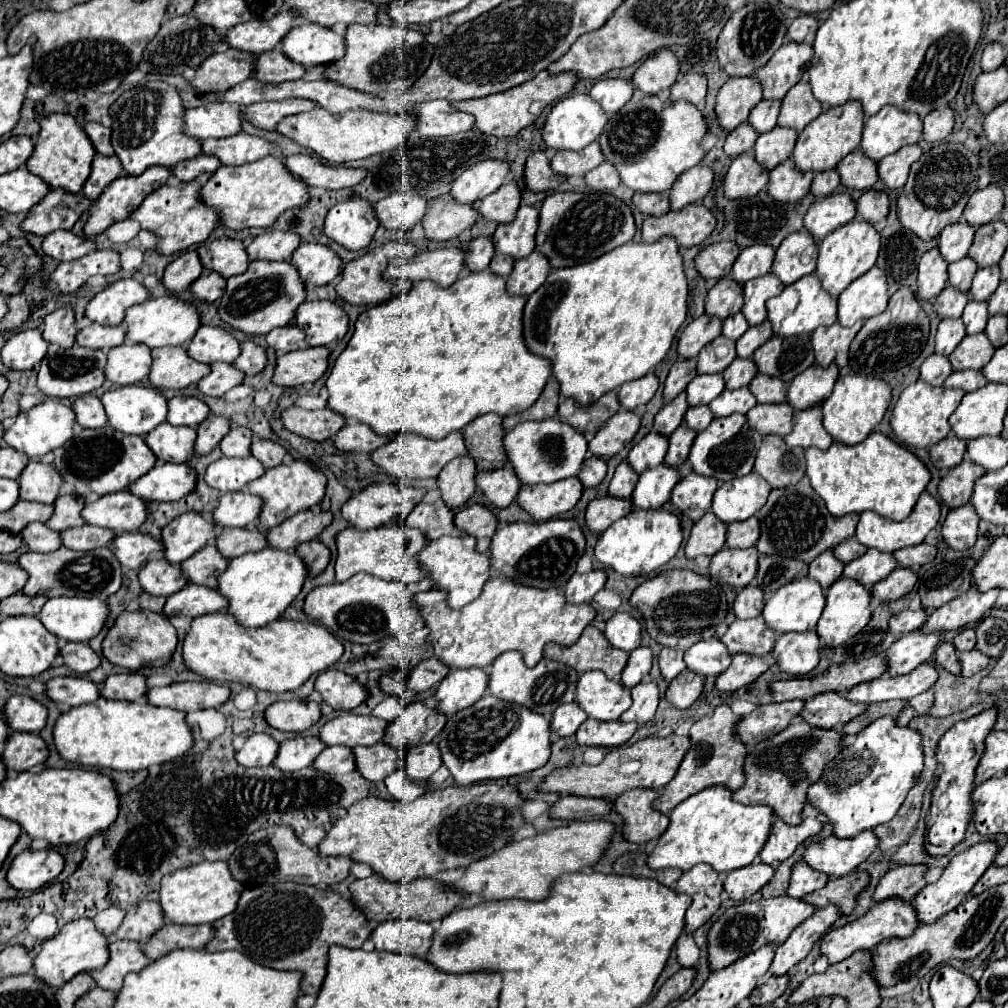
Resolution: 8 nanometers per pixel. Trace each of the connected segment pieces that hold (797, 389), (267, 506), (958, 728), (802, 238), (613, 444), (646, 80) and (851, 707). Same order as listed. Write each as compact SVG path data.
M836 363L828 367L812 365L812 369L806 369L804 373L800 373L800 377L792 379L786 401L796 411L820 405L832 393L836 377L838 377Z
M296 459L290 465L278 465L268 469L262 477L250 481L248 491L254 495L260 495L264 499L264 507L260 513L260 523L266 527L274 527L282 523L284 519L292 517L294 513L302 509L310 509L316 503L322 501L324 491L326 491L326 475L318 469L314 469L308 461Z
M986 709L976 717L956 723L950 731L944 733L942 741L938 743L936 759L942 765L942 773L938 775L938 783L932 791L932 805L926 819L926 835L924 835L924 851L932 857L948 855L952 847L964 839L974 809L970 801L970 793L974 789L974 773L984 753L984 739L994 729L994 723L996 709Z
M796 231L780 243L772 265L772 273L784 285L790 285L816 269L816 257L818 241L812 237L812 233Z
M620 409L612 419L608 419L600 427L600 431L594 435L594 439L590 439L588 449L596 457L610 459L612 455L622 451L634 439L638 429L640 429L640 413Z
M660 49L636 69L632 83L644 95L656 95L658 91L674 85L678 71L680 65L676 61L676 53L672 49Z
M822 693L804 703L800 717L818 729L836 729L858 717L866 705L848 701L842 693Z

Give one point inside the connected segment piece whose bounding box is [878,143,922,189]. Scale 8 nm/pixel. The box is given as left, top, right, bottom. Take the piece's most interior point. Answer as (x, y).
(893, 170)

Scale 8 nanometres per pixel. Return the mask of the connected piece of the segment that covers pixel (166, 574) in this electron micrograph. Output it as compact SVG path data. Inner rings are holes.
M164 559L148 561L140 571L140 585L150 595L170 597L172 593L180 591L186 583L188 579L182 573L182 569Z

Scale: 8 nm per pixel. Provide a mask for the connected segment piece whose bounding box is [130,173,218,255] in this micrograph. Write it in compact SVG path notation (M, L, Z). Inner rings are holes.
M204 173L192 181L176 183L176 185L162 185L156 191L152 191L142 205L130 215L130 219L138 221L142 229L154 233L158 237L156 251L160 255L172 255L176 251L184 251L192 245L204 243L210 235L210 231L218 225L218 213L198 201L200 187L210 179L210 173Z

